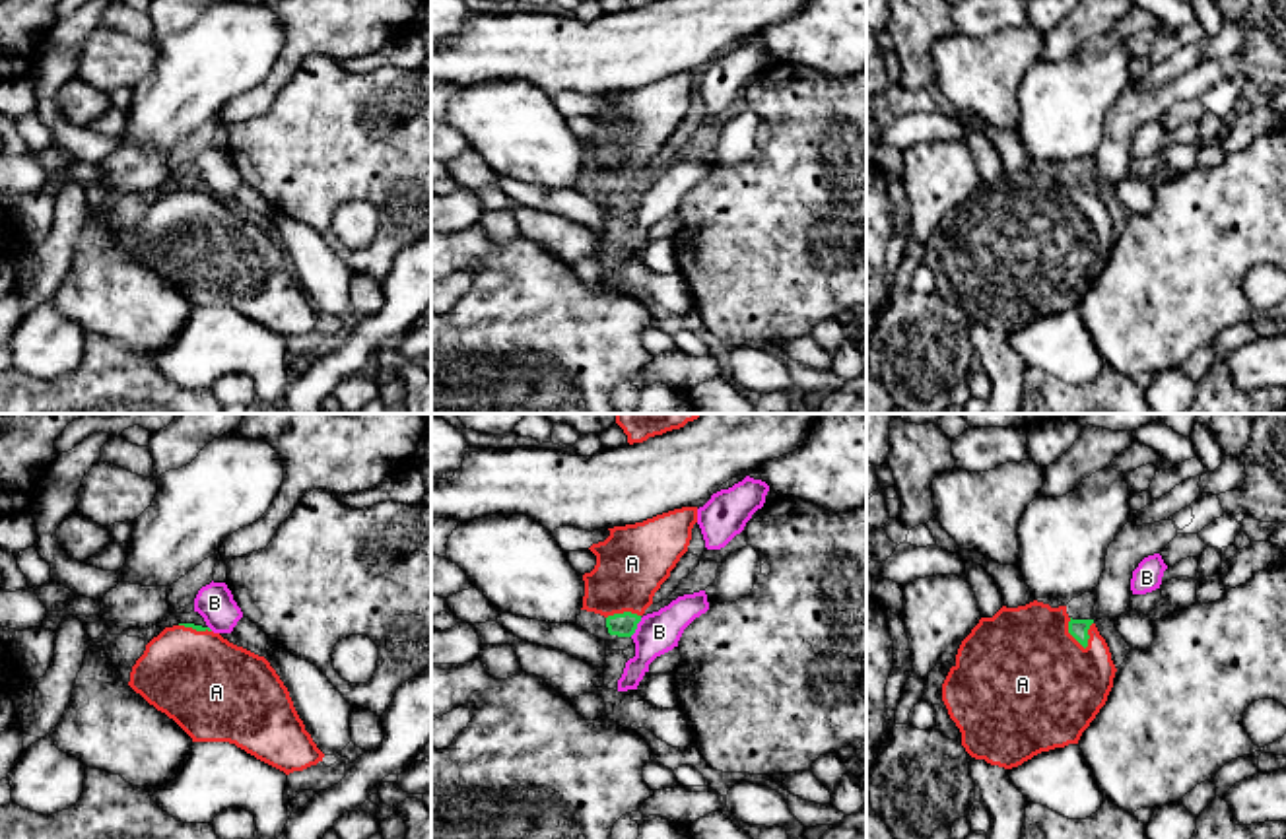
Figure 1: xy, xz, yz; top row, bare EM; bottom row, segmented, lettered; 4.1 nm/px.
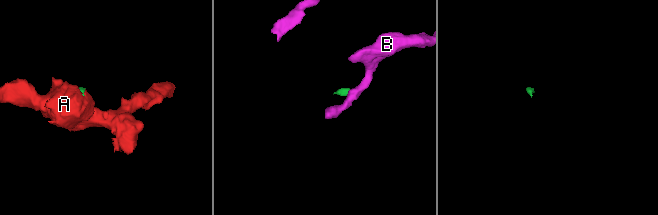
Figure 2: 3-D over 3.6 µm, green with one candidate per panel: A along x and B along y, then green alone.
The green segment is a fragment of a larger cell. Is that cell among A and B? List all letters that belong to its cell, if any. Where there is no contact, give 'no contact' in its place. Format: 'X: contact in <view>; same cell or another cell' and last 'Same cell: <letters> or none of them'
A: contact in yz; same cell
B: contact in xz; another cell
Same cell: A

